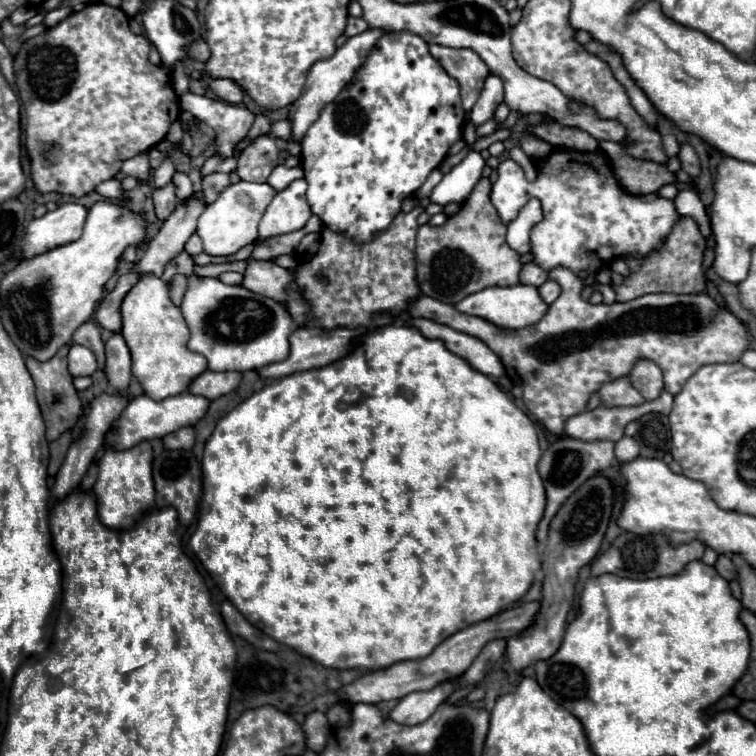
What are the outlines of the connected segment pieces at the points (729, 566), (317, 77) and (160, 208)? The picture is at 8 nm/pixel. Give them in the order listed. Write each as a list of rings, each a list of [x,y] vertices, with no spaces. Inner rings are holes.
[[[721,554],[721,556],[719,556],[719,560],[715,562],[715,570],[717,570],[725,580],[737,580],[737,570],[735,570],[729,554]]]
[[[369,28],[367,32],[363,34],[357,34],[357,36],[351,36],[347,38],[347,42],[331,56],[331,58],[325,58],[325,60],[319,60],[313,64],[313,70],[309,70],[307,74],[307,82],[305,82],[305,88],[299,96],[299,100],[295,100],[295,104],[291,106],[291,112],[289,112],[289,120],[295,128],[295,142],[299,142],[307,128],[317,120],[317,116],[321,114],[321,110],[335,100],[335,96],[353,80],[355,72],[365,64],[367,60],[367,54],[371,52],[371,48],[377,44],[377,40],[387,34],[385,30],[379,30],[379,28]]]
[[[169,182],[163,188],[153,190],[153,202],[155,202],[155,212],[161,220],[167,220],[167,216],[175,210],[177,206],[177,196],[175,196],[175,186]]]

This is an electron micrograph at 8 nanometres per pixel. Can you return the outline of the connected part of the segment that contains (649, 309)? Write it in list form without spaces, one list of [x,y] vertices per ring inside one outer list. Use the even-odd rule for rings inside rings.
[[[555,268],[551,270],[553,280],[557,280],[563,288],[559,300],[555,300],[549,306],[547,316],[523,330],[503,330],[497,328],[495,324],[477,318],[477,316],[467,316],[455,310],[451,304],[443,304],[439,300],[431,300],[429,296],[417,296],[409,304],[409,316],[411,318],[427,318],[445,326],[451,326],[453,330],[465,332],[469,336],[475,336],[483,340],[503,362],[503,366],[509,370],[507,376],[521,386],[523,390],[523,402],[527,410],[551,432],[551,434],[563,434],[565,422],[581,414],[587,406],[587,400],[591,394],[599,388],[603,382],[611,382],[619,376],[625,376],[631,372],[631,368],[639,360],[651,360],[655,362],[665,376],[665,390],[673,396],[677,396],[687,382],[701,366],[707,364],[727,364],[727,362],[737,362],[741,354],[747,350],[747,328],[745,324],[735,318],[727,308],[721,308],[715,304],[713,298],[707,294],[645,294],[641,298],[629,300],[629,302],[613,302],[613,304],[591,304],[581,296],[583,292],[583,280],[569,268]]]

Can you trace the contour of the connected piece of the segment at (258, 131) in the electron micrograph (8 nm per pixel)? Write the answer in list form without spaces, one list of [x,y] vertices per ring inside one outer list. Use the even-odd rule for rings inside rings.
[[[259,114],[259,116],[255,118],[255,122],[253,122],[253,126],[251,126],[249,134],[247,134],[247,140],[255,140],[257,136],[267,134],[267,132],[269,132],[269,128],[271,128],[271,122],[267,120],[267,116]]]

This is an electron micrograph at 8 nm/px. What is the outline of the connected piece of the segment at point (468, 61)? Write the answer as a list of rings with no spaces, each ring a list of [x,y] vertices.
[[[431,44],[429,52],[435,60],[439,60],[439,64],[445,68],[445,72],[459,82],[463,108],[465,108],[465,112],[469,112],[483,90],[485,78],[489,76],[487,64],[479,58],[477,52],[467,50],[467,48],[455,50],[455,48]]]

